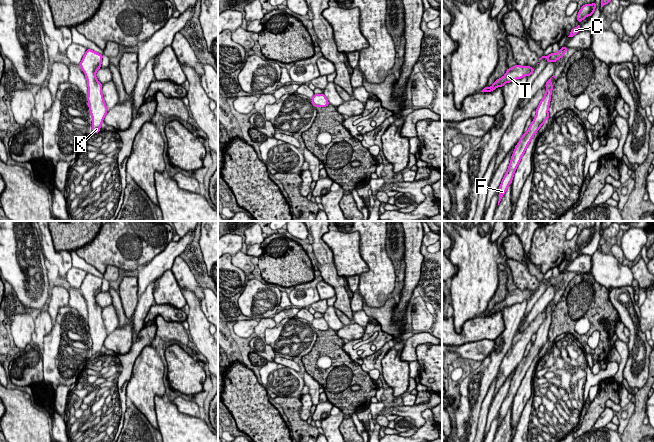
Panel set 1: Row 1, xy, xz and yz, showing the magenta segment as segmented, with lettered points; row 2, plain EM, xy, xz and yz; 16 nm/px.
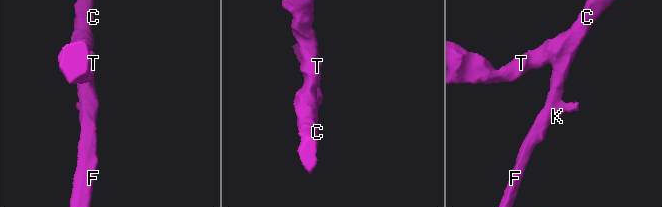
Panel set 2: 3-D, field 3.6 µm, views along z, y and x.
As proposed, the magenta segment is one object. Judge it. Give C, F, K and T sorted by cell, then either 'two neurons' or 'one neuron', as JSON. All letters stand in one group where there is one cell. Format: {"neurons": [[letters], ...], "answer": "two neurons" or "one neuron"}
{"neurons": [["C", "F", "K", "T"]], "answer": "one neuron"}

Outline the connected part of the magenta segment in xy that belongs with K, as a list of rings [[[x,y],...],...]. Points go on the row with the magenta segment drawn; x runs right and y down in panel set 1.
[[[87,49],[80,62],[80,67],[87,79],[87,101],[92,116],[92,129],[94,133],[100,131],[102,122],[108,111],[102,95],[102,84],[96,78],[96,72],[101,68],[102,58],[102,54]]]

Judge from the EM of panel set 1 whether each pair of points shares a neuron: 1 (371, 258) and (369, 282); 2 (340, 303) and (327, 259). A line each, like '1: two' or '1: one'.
1: one
2: one

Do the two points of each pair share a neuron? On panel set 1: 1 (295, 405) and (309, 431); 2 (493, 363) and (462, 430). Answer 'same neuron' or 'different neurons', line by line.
1: same neuron
2: same neuron

